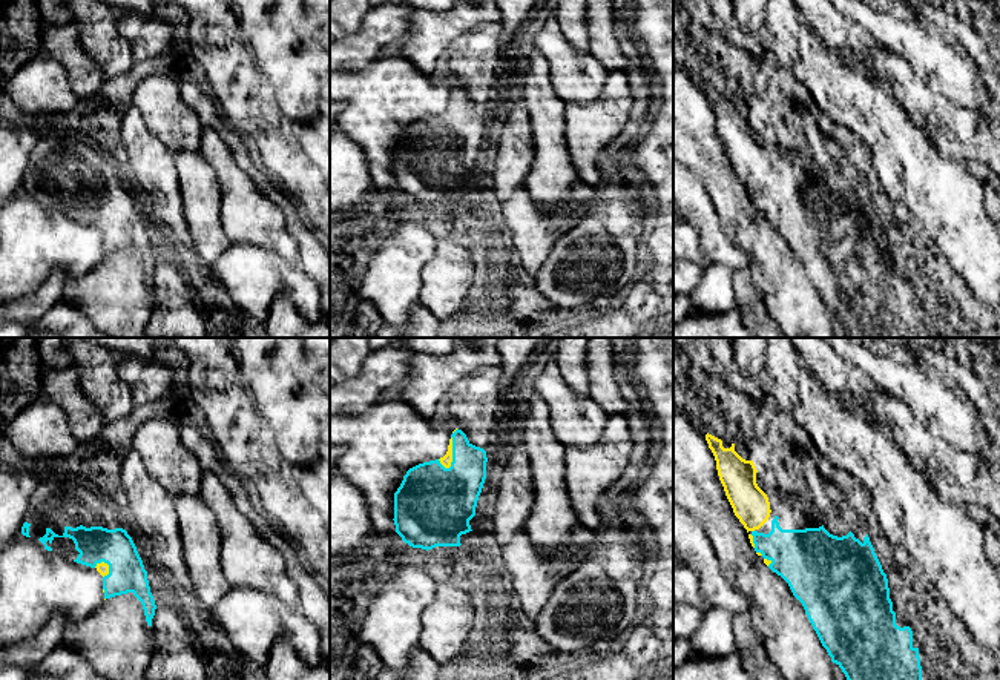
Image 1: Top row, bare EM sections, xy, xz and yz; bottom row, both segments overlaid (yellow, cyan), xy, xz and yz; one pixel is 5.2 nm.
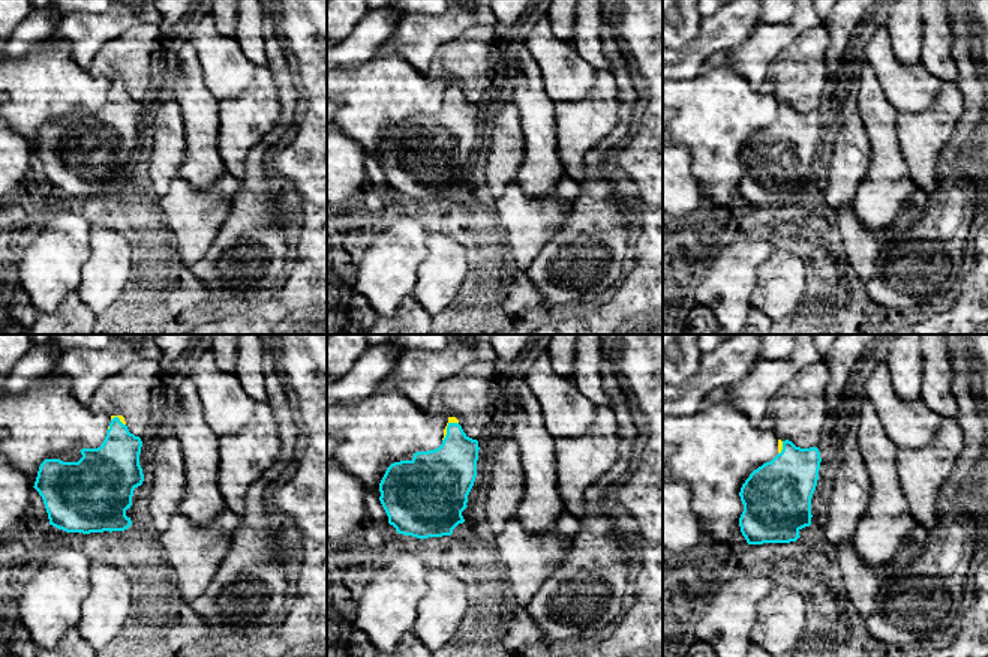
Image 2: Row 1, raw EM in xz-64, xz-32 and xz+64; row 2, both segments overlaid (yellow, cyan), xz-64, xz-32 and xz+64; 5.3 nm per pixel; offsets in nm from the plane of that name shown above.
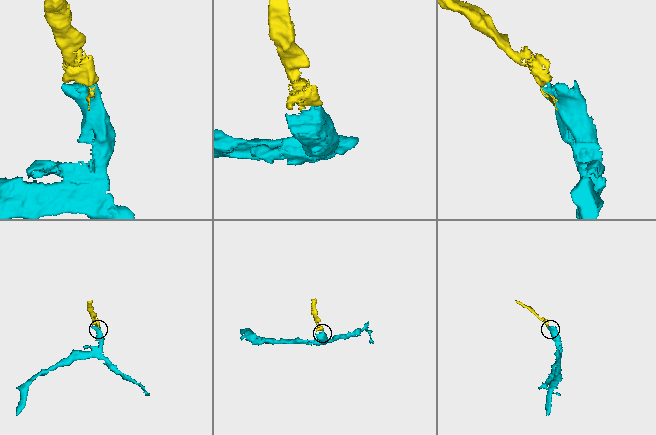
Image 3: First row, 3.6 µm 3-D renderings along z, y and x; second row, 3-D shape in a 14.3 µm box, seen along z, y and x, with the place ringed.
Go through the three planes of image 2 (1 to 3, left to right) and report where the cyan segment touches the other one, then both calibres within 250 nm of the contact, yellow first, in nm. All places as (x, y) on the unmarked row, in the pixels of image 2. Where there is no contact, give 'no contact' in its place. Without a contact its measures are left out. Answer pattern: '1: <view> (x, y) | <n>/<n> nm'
1: xz-64 (119, 81) | 30/260 nm
2: xz-32 (446, 92) | 30/300 nm
3: xz+64 (781, 111) | 30/360 nm

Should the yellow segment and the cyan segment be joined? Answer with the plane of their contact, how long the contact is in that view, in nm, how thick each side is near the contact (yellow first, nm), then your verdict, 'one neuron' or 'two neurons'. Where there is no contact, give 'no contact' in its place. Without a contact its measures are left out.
meets yellow in xz; contact 180 nm long; 60 nm thick on the yellow side, 340 nm on the other; one neuron

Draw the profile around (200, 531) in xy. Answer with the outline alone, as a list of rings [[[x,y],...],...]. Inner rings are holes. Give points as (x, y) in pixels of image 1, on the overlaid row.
[[[199,494],[175,496],[184,563],[193,593],[206,608],[215,606],[230,583],[221,568],[221,530]]]

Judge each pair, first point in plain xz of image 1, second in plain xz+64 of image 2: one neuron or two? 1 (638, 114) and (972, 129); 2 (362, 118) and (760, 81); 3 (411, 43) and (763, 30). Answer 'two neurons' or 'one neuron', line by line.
1: one neuron
2: two neurons
3: one neuron

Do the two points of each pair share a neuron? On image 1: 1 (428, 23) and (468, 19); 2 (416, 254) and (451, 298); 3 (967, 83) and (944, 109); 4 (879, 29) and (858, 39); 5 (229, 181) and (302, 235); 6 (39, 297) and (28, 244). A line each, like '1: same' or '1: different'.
1: same
2: different
3: different
4: different
5: different
6: different

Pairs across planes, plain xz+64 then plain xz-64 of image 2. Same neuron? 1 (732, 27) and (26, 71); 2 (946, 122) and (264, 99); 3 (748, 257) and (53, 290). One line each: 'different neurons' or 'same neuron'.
1: different neurons
2: same neuron
3: same neuron

